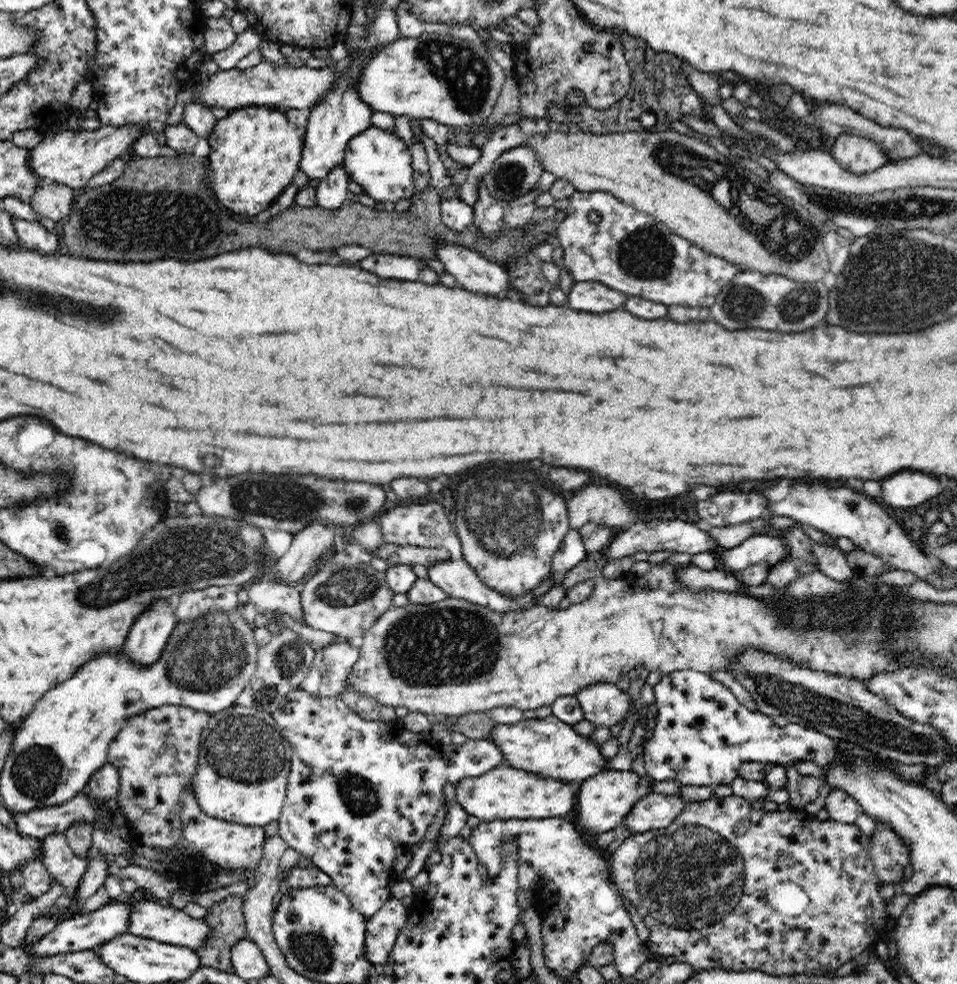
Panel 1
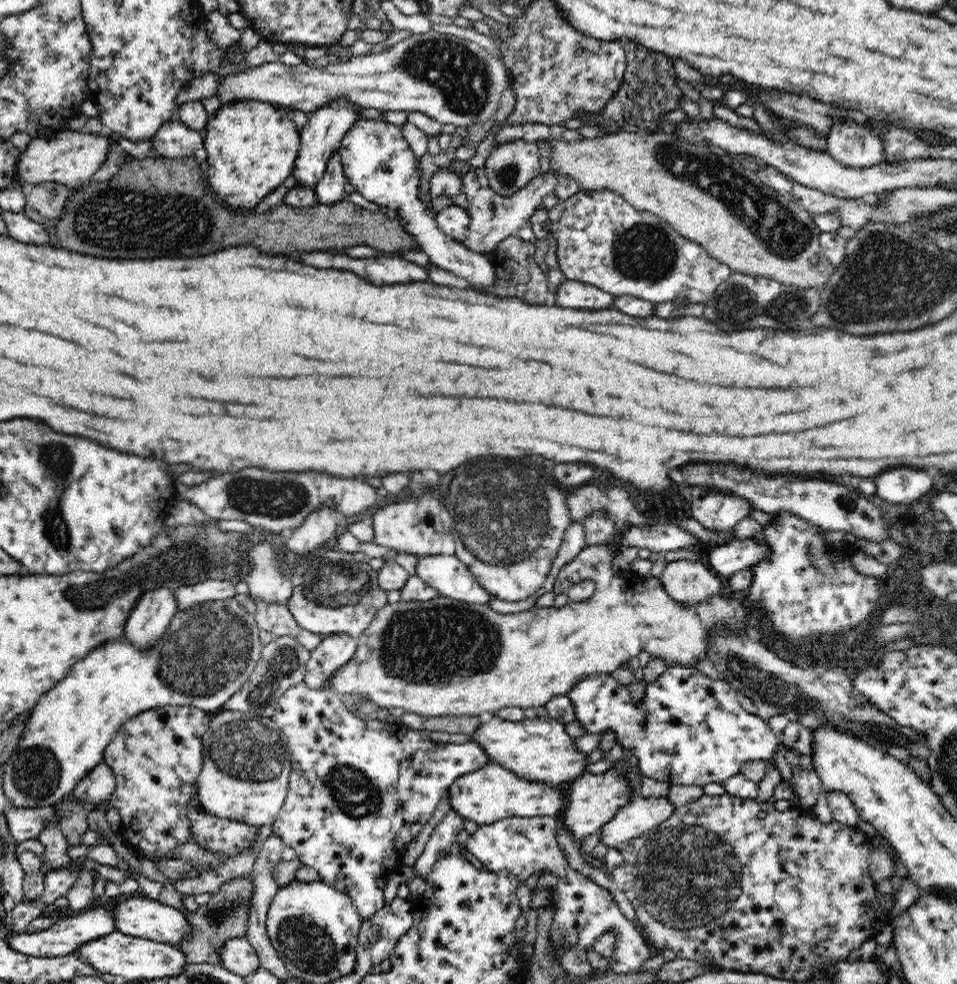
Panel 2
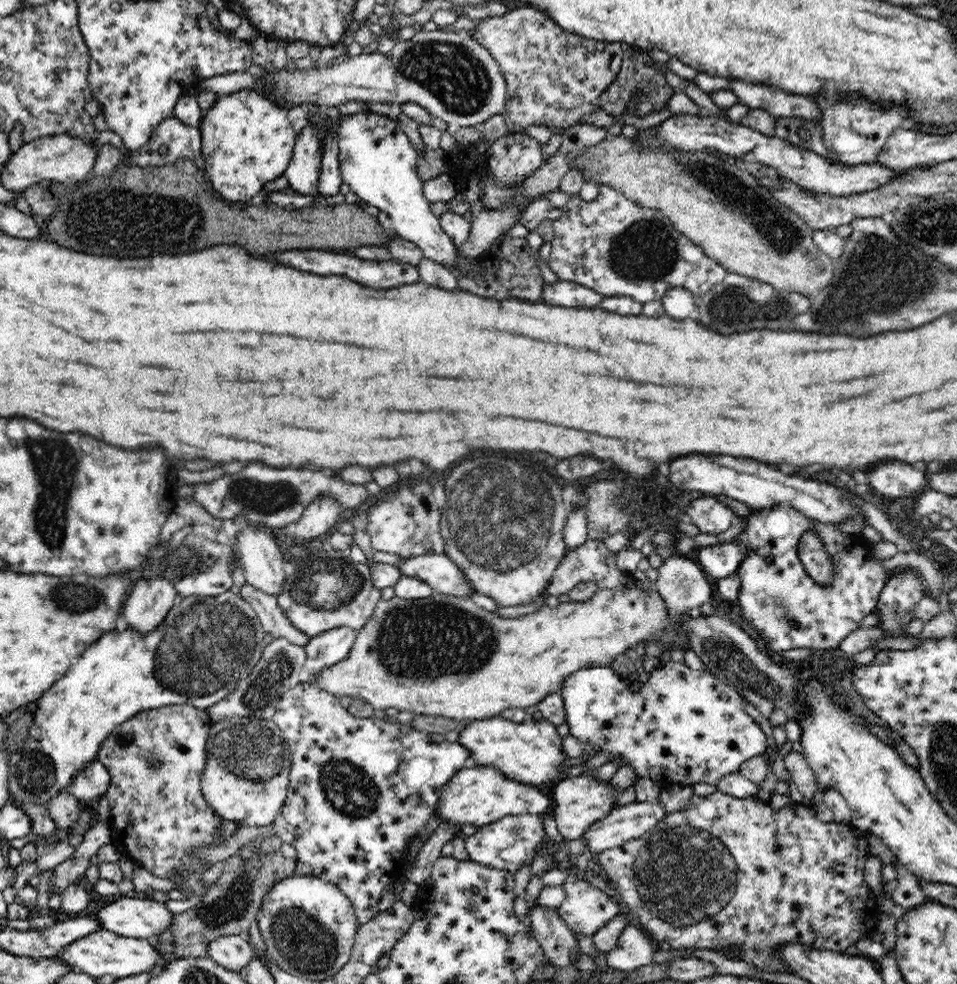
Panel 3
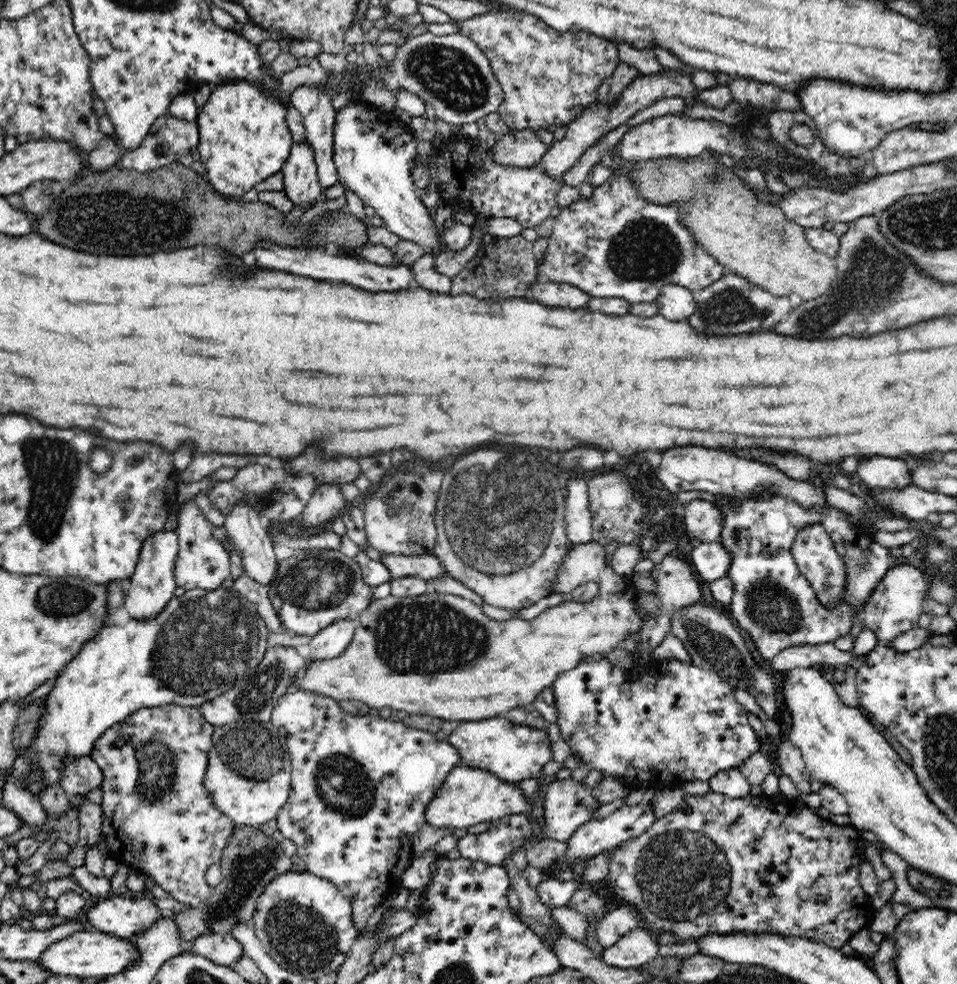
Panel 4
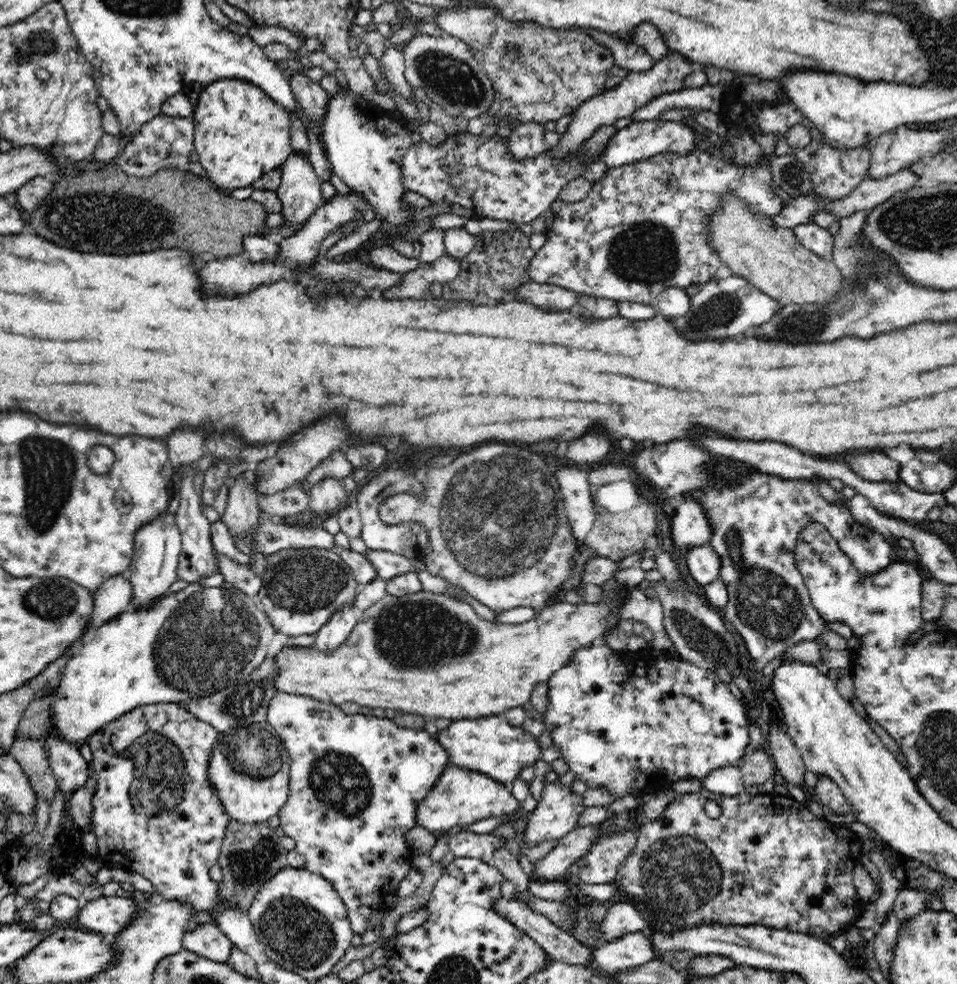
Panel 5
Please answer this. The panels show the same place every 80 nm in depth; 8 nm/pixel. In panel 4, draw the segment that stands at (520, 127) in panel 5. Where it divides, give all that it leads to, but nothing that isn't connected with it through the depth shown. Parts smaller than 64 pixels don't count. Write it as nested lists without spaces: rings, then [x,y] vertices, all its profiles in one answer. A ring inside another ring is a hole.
[[[531,128],[511,130],[508,134],[496,138],[492,148],[493,160],[503,166],[534,168],[540,164],[549,148],[538,132]]]

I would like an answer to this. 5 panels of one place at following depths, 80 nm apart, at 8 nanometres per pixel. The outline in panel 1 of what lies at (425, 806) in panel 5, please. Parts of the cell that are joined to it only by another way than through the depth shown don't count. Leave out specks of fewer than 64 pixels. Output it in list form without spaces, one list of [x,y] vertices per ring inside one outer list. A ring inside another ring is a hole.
[[[506,764],[478,777],[460,779],[455,784],[458,804],[481,822],[508,819],[570,817],[577,806],[578,783],[542,778]]]

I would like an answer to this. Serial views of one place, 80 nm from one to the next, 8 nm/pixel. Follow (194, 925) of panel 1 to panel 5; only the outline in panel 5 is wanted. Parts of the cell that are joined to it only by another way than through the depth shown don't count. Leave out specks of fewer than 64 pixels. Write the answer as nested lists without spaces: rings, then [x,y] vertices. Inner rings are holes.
[[[102,895],[80,908],[78,926],[81,930],[117,936],[138,910],[140,904],[132,902],[132,899]]]

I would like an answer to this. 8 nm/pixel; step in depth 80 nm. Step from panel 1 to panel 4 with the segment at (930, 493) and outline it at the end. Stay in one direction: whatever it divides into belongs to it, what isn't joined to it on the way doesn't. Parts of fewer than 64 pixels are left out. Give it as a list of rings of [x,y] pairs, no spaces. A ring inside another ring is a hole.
[[[872,456],[858,462],[857,475],[861,487],[901,489],[914,485],[908,466],[898,458]]]

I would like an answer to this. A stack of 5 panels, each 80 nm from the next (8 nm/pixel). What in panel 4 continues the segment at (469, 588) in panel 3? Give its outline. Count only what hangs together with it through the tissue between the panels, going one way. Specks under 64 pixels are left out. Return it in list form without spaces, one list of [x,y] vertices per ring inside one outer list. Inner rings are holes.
[[[426,552],[420,556],[390,553],[382,557],[381,563],[394,579],[414,575],[428,582],[430,579],[450,577],[433,553]]]

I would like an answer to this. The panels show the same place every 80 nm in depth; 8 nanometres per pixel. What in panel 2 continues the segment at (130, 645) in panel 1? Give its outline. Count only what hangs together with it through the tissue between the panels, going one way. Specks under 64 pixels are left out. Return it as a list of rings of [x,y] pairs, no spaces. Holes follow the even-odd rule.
[[[158,587],[142,593],[126,619],[124,638],[142,650],[148,650],[166,634],[171,618],[177,613],[175,593]]]

